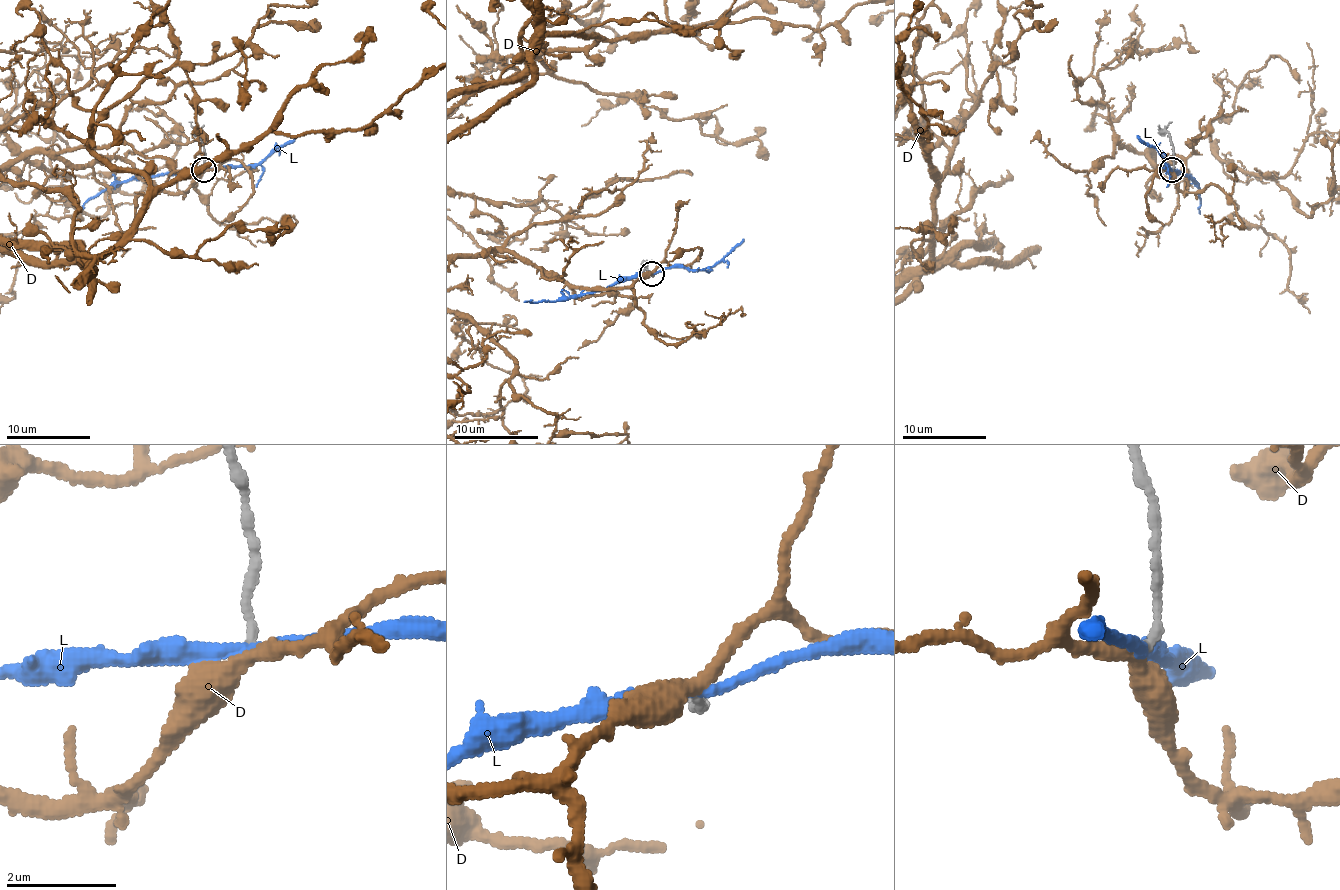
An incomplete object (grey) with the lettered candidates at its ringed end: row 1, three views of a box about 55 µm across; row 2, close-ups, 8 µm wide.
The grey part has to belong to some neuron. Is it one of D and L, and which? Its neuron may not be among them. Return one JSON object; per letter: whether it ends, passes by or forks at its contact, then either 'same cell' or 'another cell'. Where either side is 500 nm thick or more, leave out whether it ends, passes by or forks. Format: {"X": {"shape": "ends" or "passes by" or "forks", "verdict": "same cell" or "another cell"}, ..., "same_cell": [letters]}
{"D": {"shape": "passes by", "verdict": "same cell"}, "L": {"shape": "passes by", "verdict": "another cell"}, "same_cell": ["D"]}

